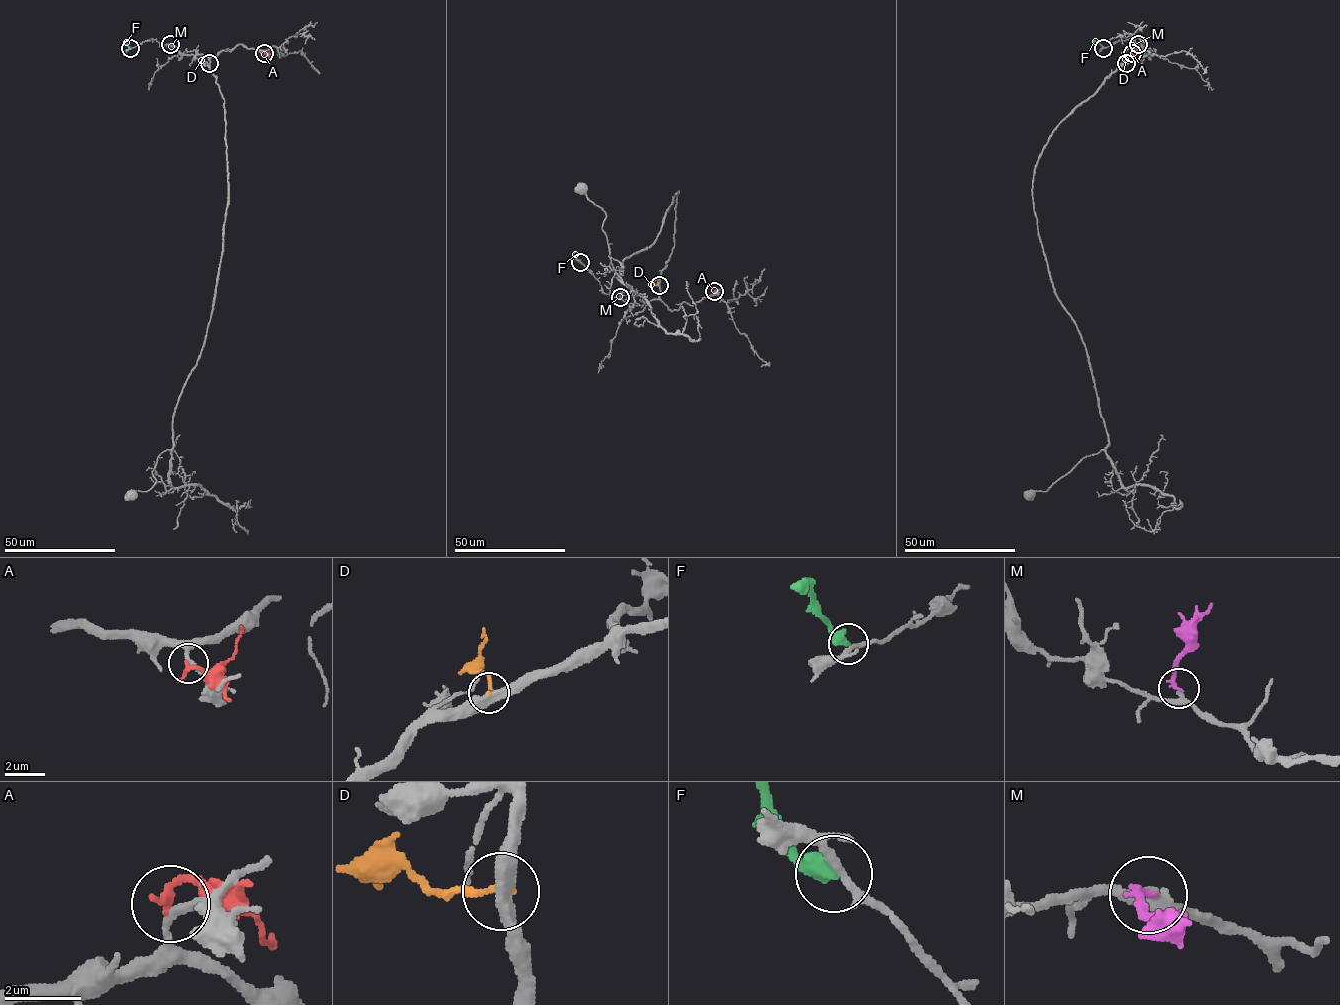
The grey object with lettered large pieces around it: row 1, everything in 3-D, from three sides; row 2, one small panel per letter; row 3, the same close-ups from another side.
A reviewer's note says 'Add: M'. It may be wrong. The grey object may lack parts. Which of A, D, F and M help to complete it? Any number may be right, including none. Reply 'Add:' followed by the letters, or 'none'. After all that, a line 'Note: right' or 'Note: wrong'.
Add: M
Note: right

